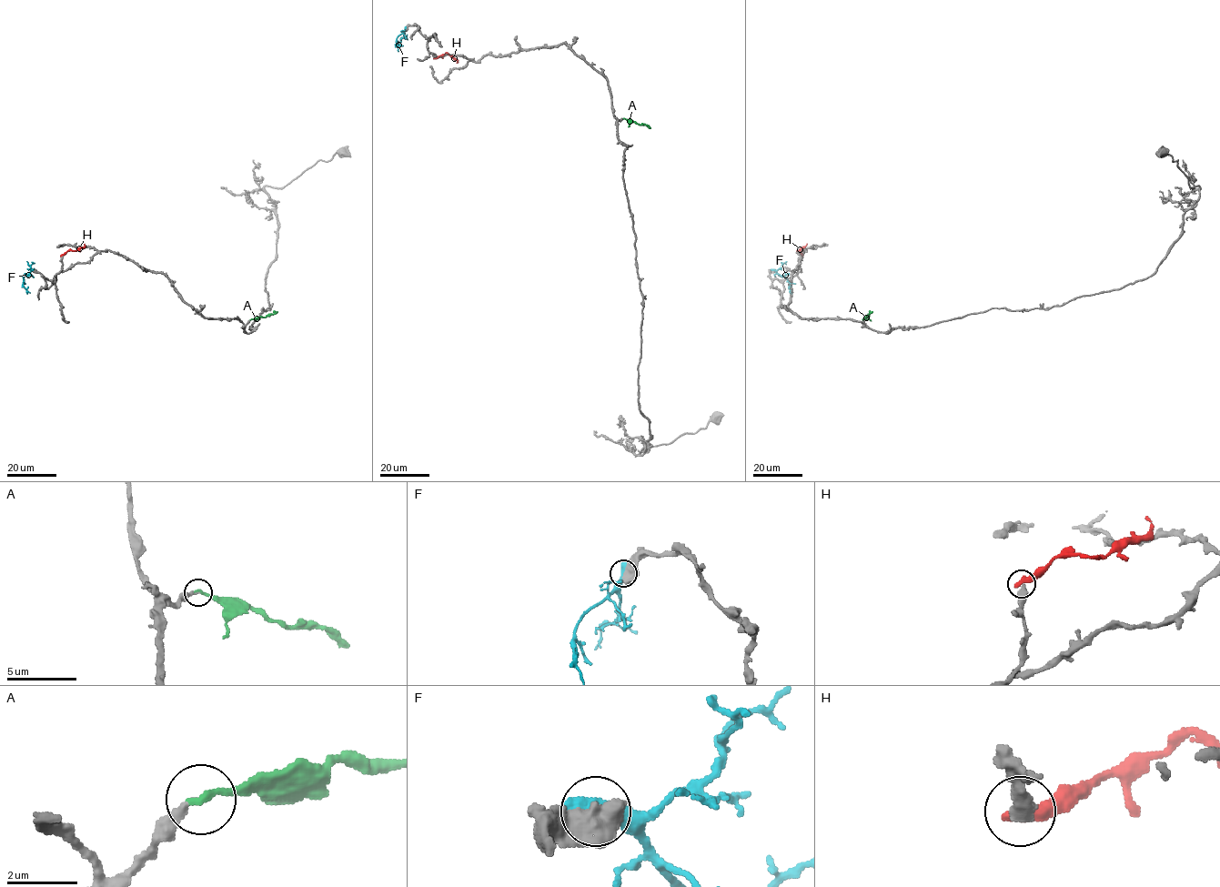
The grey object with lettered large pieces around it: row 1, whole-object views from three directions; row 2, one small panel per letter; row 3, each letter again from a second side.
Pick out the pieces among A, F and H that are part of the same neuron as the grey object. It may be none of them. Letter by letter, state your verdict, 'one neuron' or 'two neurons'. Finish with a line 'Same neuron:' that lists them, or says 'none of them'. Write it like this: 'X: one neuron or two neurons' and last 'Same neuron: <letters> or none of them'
A: one neuron
F: two neurons
H: two neurons
Same neuron: A

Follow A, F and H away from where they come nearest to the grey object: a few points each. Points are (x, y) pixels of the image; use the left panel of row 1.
A: (250, 319), (277, 311)
F: (32, 270), (23, 276), (23, 287), (30, 293)
H: (61, 256), (82, 248), (84, 244)

